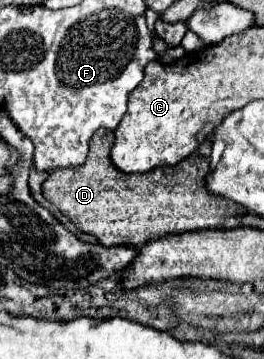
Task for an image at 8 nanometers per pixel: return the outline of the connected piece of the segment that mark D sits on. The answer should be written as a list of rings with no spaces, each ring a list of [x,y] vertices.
[[[113,134],[91,138],[87,162],[71,170],[53,170],[41,186],[43,196],[67,216],[81,232],[95,236],[103,246],[143,246],[165,234],[181,234],[201,228],[235,228],[247,216],[247,210],[207,194],[203,182],[209,162],[189,156],[177,166],[155,168],[147,174],[123,174],[109,158]]]

